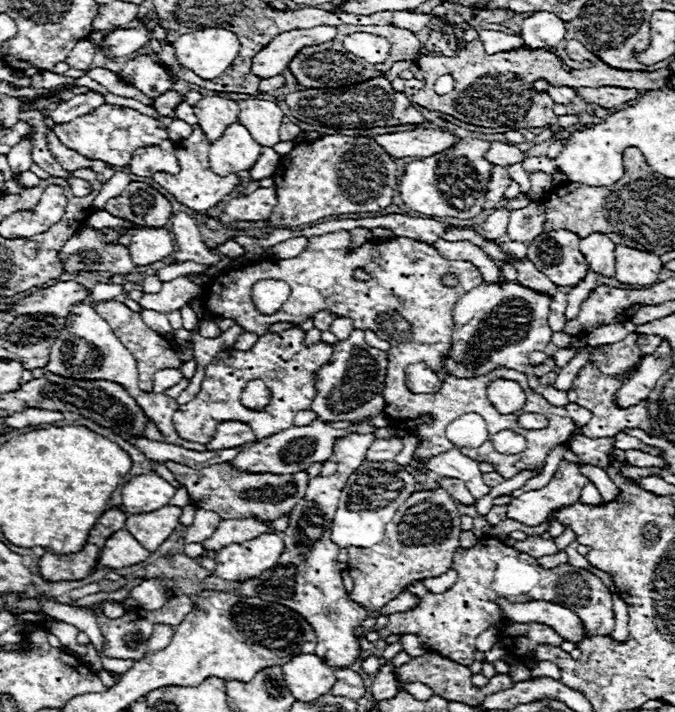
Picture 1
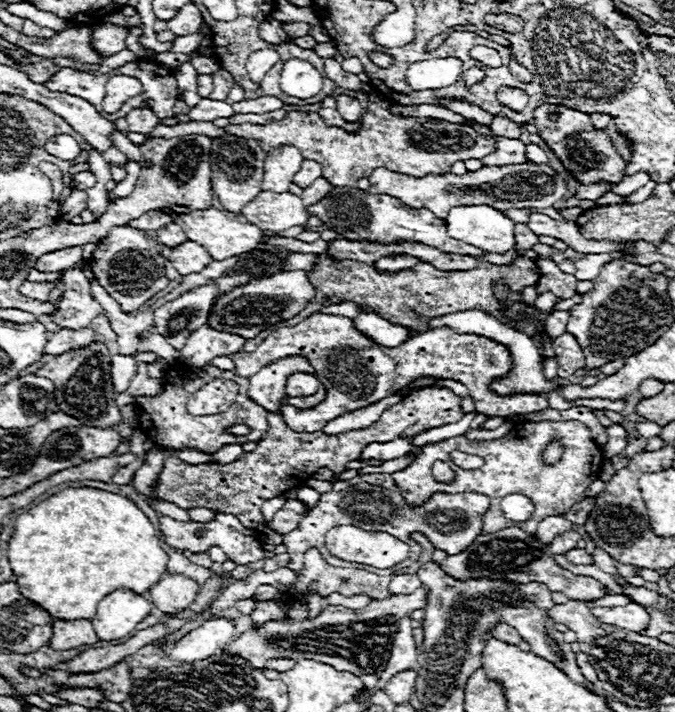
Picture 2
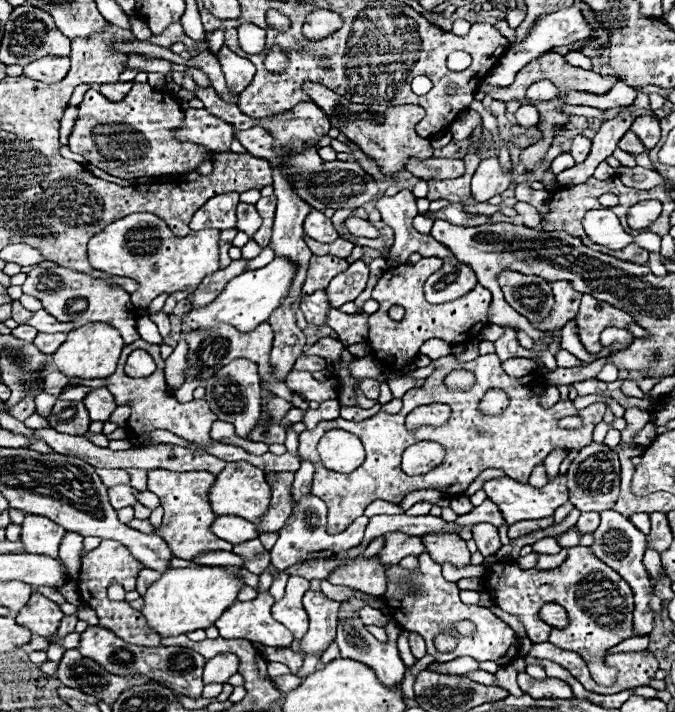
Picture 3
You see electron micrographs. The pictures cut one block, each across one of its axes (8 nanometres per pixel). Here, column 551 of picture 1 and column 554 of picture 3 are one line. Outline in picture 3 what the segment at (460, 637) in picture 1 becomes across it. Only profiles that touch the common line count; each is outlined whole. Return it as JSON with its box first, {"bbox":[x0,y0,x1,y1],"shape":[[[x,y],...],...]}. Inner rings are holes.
{"bbox":[484,546,632,686],"shape":[[[574,546],[574,548],[568,548],[568,556],[564,560],[562,566],[554,568],[554,570],[522,570],[516,566],[516,562],[498,562],[494,566],[490,566],[484,574],[484,588],[488,590],[488,584],[490,584],[490,596],[494,600],[496,606],[500,606],[504,612],[517,616],[518,620],[524,624],[526,628],[526,634],[528,638],[536,644],[536,642],[546,642],[546,640],[554,640],[554,638],[548,638],[550,634],[558,634],[558,642],[552,642],[556,644],[558,648],[564,648],[564,650],[574,650],[578,652],[582,658],[594,658],[593,661],[586,661],[587,666],[591,672],[593,680],[604,686],[611,686],[617,677],[617,670],[614,667],[599,667],[599,662],[604,662],[608,650],[616,644],[620,644],[622,640],[626,638],[632,638],[632,592],[630,588],[626,586],[626,582],[616,574],[612,572],[610,566],[602,564],[602,560],[598,560],[592,552],[592,548],[588,546]],[[620,596],[628,596],[628,606],[620,606]],[[546,602],[556,602],[556,604],[562,604],[568,612],[568,626],[564,630],[554,630],[552,626],[548,626],[546,622],[540,620],[539,611],[542,608],[542,604]]]}

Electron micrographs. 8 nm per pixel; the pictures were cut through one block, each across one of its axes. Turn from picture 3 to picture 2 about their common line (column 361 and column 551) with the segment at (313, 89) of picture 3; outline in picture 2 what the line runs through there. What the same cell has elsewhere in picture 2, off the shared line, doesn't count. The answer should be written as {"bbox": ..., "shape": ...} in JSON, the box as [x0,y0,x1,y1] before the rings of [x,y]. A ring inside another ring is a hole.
{"bbox":[532,104,626,184],"shape":[[[542,104],[534,110],[532,124],[538,128],[540,138],[558,154],[564,166],[572,170],[582,184],[594,184],[600,180],[616,184],[624,180],[626,162],[616,154],[612,140],[604,134],[604,130],[592,126],[588,114],[560,104]]]}

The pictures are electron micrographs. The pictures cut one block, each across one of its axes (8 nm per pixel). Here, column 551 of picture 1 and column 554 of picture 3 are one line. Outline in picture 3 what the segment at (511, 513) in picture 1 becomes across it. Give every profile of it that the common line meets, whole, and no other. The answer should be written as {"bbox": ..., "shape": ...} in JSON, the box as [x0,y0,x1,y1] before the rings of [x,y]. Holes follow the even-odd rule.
{"bbox":[484,476,569,524],"shape":[[[508,476],[506,478],[494,478],[494,480],[488,480],[484,484],[484,492],[488,494],[490,500],[494,500],[498,504],[498,508],[502,510],[502,516],[506,518],[508,524],[514,524],[520,520],[548,518],[556,512],[556,508],[560,508],[569,499],[566,476],[558,476],[554,482],[548,482],[542,488],[532,488],[530,484],[520,484]]]}

